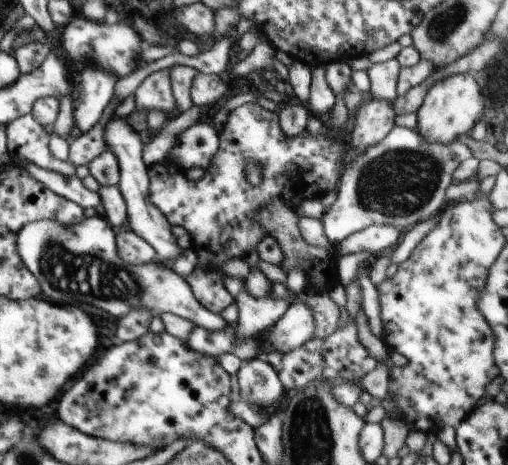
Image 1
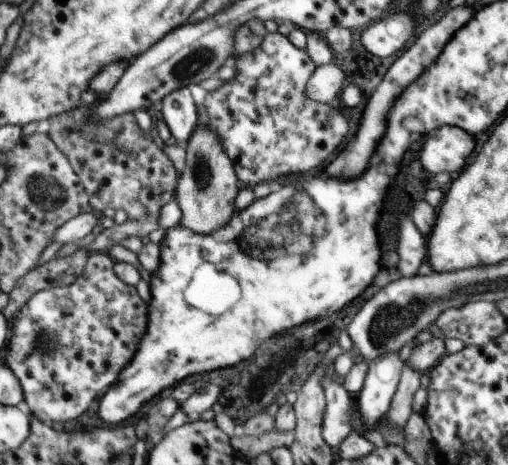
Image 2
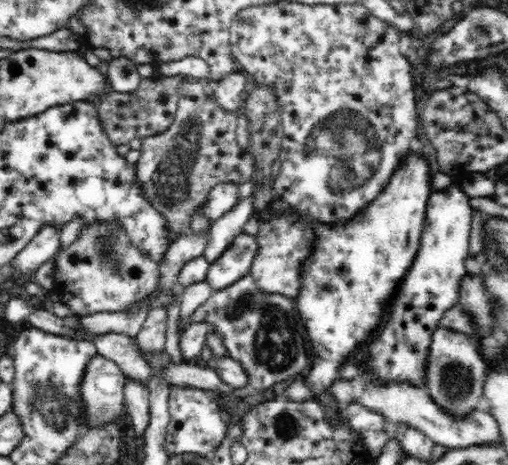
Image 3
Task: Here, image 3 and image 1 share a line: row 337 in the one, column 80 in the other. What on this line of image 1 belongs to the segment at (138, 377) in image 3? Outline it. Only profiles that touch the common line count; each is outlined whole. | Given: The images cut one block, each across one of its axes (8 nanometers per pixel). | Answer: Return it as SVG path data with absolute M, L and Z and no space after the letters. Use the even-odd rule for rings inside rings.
M88 64L78 76L79 94L74 106L74 122L82 134L86 134L94 124L100 122L106 106L114 97L114 86L118 78L102 68Z

